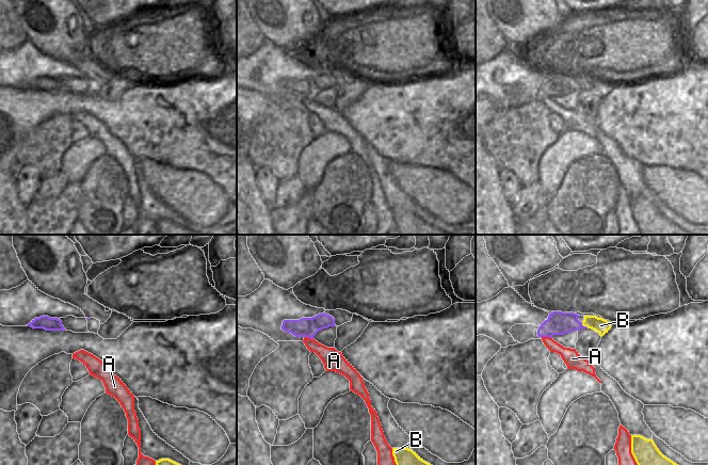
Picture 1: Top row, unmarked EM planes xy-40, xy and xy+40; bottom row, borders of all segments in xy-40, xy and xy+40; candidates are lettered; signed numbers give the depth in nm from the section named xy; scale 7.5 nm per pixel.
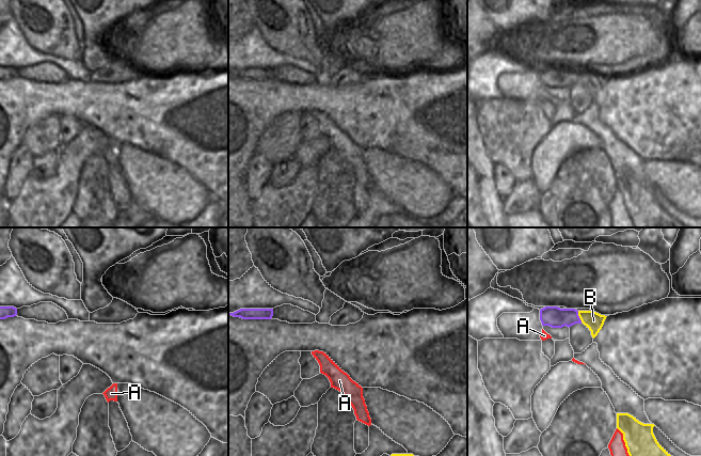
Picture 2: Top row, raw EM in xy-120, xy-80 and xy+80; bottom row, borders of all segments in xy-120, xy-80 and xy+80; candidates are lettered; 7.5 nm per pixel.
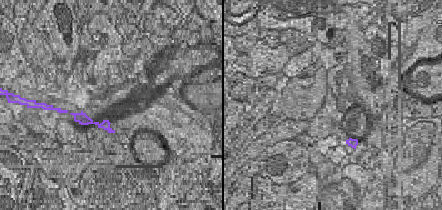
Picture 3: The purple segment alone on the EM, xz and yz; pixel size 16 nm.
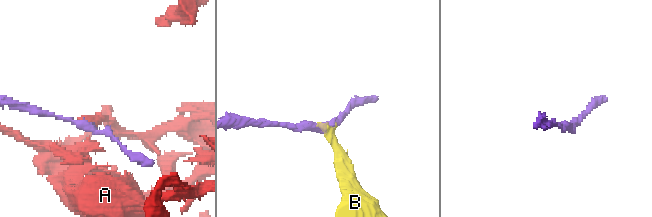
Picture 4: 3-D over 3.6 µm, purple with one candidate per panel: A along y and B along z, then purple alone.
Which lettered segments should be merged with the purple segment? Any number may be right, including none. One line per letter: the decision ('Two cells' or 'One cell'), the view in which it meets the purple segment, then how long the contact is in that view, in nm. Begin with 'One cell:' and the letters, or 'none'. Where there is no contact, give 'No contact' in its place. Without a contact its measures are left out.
One cell: none
A: Two cells. Touches purple in xy+40. Shared border 90 nm
B: Two cells. Touches purple in xy+40. Shared border 60 nm.

